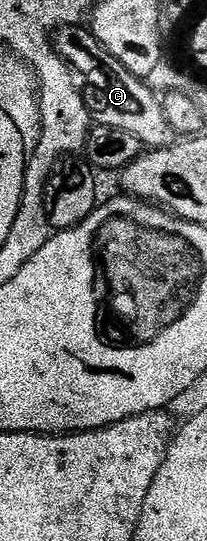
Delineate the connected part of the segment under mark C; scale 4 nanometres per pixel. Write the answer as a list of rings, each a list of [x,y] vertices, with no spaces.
[[[62,25],[60,29],[52,34],[51,44],[56,49],[57,54],[69,64],[78,78],[85,77],[83,81],[83,96],[85,105],[89,108],[89,116],[96,124],[115,127],[119,131],[131,131],[135,139],[139,139],[142,146],[152,147],[154,149],[164,149],[166,145],[174,140],[175,134],[173,129],[167,123],[167,115],[163,115],[161,106],[161,97],[153,94],[148,89],[146,82],[140,77],[136,77],[119,59],[115,59],[101,46],[99,39],[95,39],[92,28],[80,25]]]

